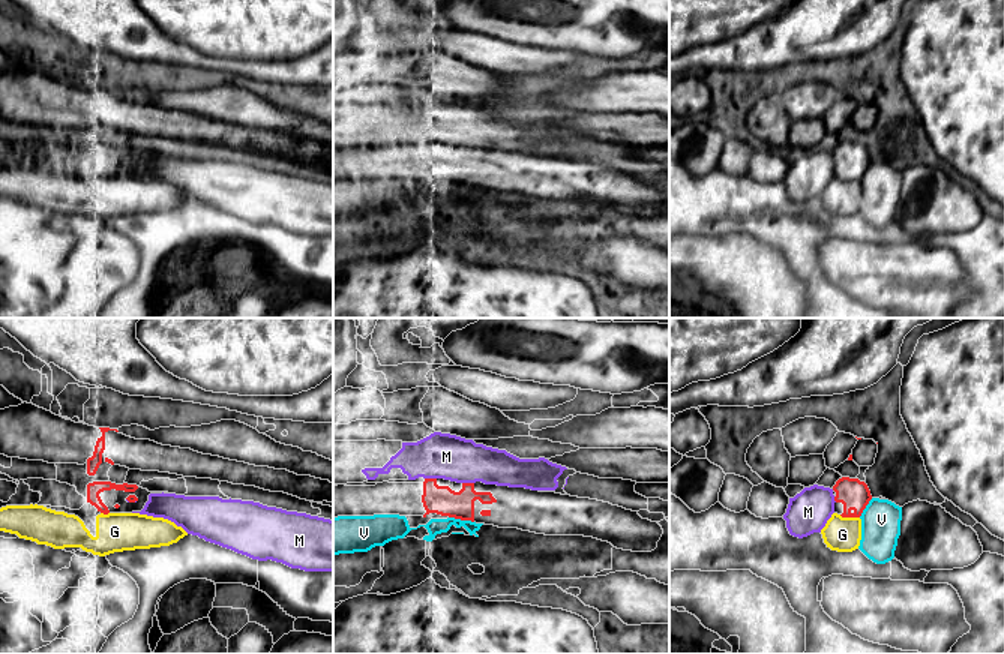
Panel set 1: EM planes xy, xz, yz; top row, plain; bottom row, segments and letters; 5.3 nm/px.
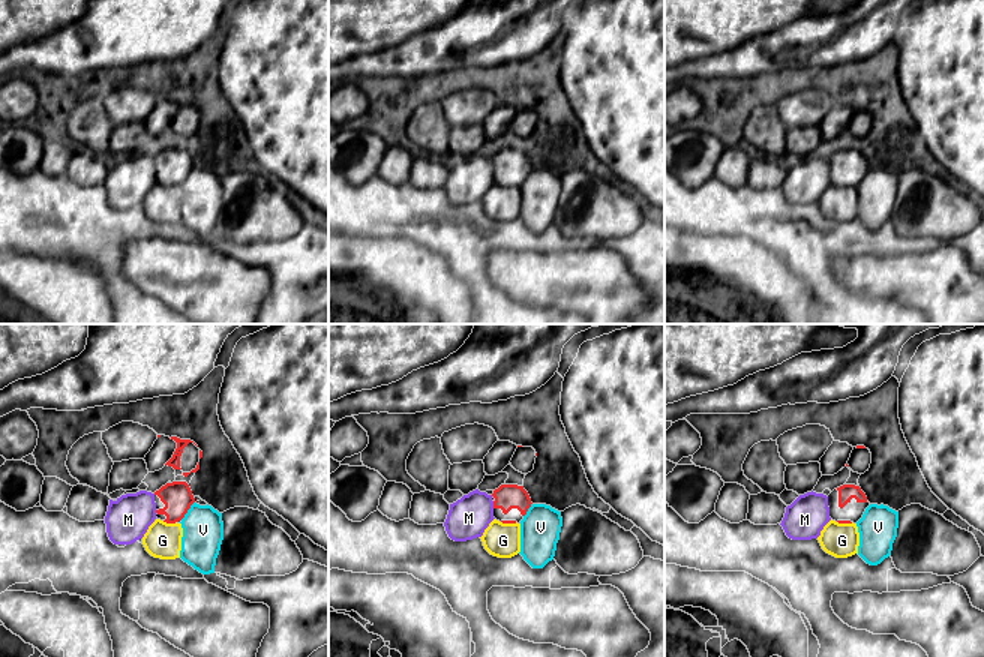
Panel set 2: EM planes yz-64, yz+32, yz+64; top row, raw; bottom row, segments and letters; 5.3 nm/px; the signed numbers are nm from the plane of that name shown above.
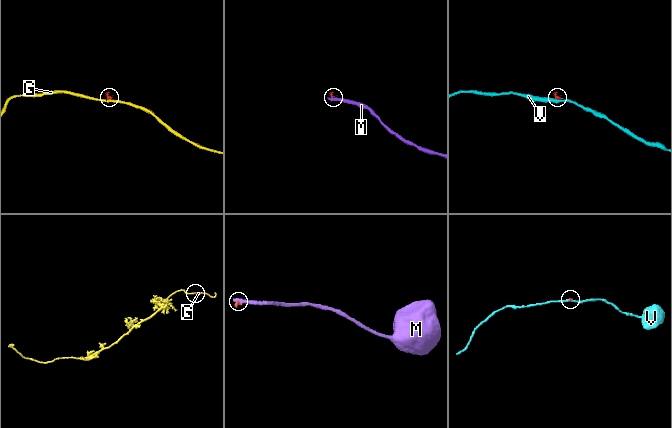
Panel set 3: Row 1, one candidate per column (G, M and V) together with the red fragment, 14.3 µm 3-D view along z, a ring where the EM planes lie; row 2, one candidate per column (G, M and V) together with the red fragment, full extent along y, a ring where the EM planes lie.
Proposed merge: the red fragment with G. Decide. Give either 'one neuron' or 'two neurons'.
two neurons

